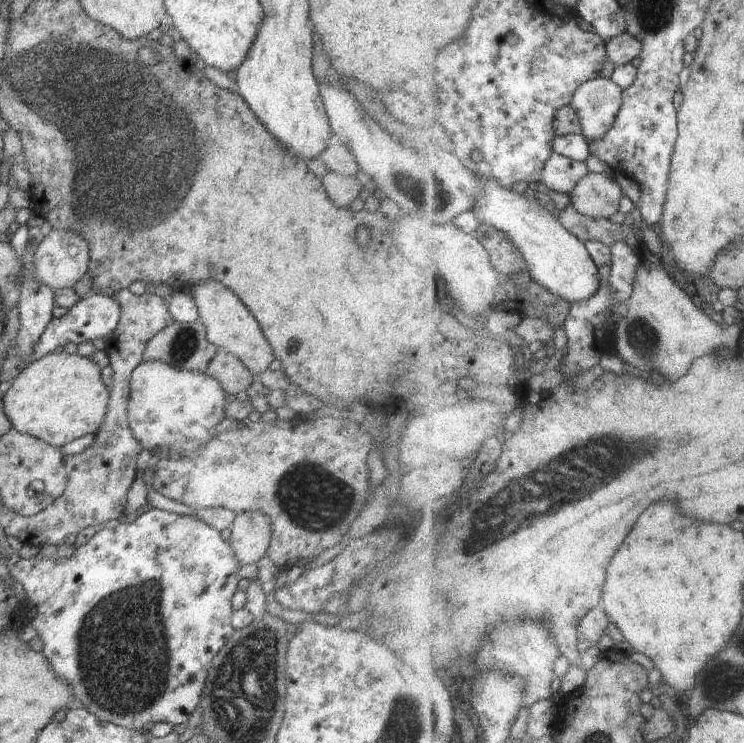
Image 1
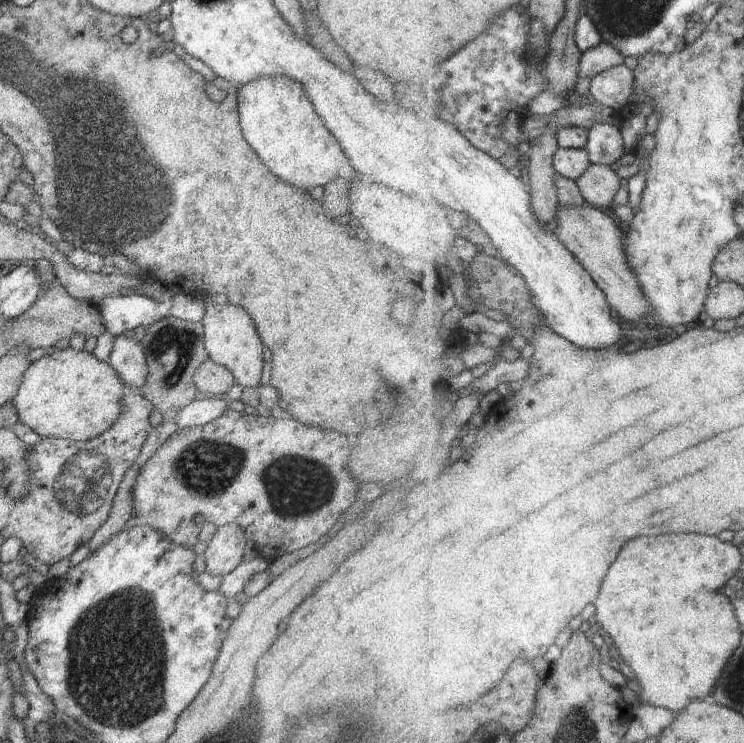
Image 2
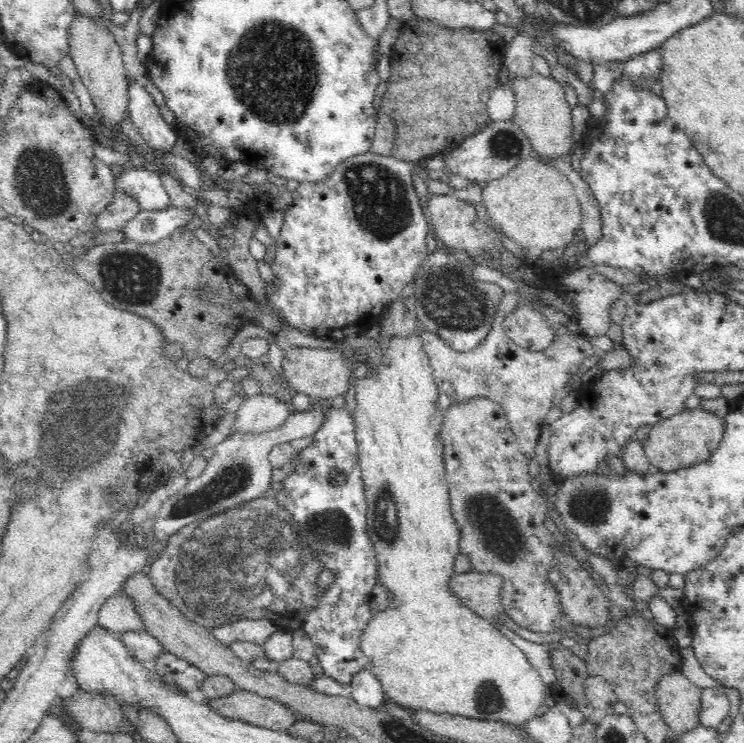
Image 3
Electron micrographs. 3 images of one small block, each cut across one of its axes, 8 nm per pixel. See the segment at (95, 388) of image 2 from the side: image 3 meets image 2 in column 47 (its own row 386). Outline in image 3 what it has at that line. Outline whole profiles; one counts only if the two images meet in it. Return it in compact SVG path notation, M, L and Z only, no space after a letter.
M416 330L408 337L390 337L389 346L382 356L381 365L372 374L362 373L355 382L355 395L351 397L354 404L354 424L356 427L356 440L358 441L358 458L361 464L361 477L366 493L367 509L367 532L371 537L376 559L378 560L377 580L378 584L385 586L392 594L392 601L387 609L378 612L367 622L361 636L361 649L365 658L369 661L369 667L377 676L383 686L383 693L388 696L391 704L408 708L409 710L424 709L435 713L450 713L466 718L504 721L514 726L523 725L528 719L538 714L538 708L543 704L544 698L549 695L548 688L542 682L539 672L531 666L523 650L516 647L496 626L492 625L484 617L475 613L470 607L464 605L461 599L451 592L450 578L454 576L454 562L460 553L461 534L458 524L455 523L450 508L450 495L448 479L445 475L445 462L443 459L443 438L441 426L444 420L444 410L438 403L439 388L437 387L433 368L423 349L421 339L422 330Z

